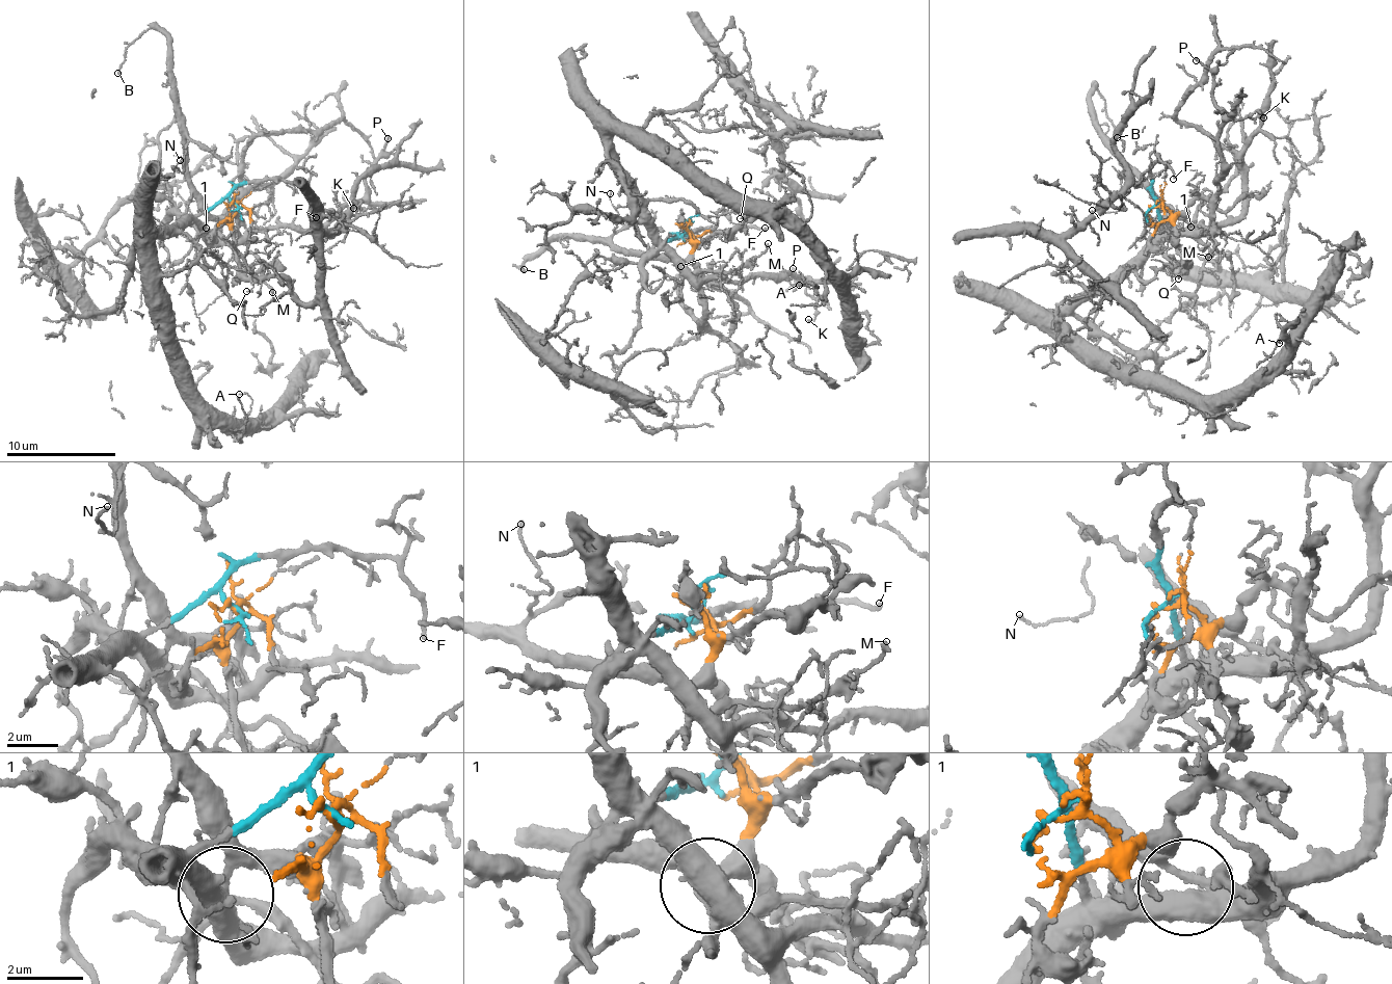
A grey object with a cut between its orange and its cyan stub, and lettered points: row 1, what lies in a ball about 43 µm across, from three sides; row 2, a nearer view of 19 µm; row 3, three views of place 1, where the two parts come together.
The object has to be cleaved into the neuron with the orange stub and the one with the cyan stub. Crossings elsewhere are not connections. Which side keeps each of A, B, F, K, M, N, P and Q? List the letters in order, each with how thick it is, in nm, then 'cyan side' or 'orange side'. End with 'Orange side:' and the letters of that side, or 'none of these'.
A: 90 nm | cyan side
B: 130 nm | orange side
F: 130 nm | cyan side
K: 140 nm | cyan side
M: 170 nm | orange side
N: 90 nm | orange side
P: 160 nm | cyan side
Q: 120 nm | orange side
Orange side: B, M, N, Q

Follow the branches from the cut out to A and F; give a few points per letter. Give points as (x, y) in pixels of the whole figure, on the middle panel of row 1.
A: (686, 230), (665, 241), (650, 238), (612, 141), (617, 131), (786, 217), (825, 271), (821, 295), (800, 286)
F: (686, 230), (678, 236), (750, 224), (763, 230), (766, 227)

